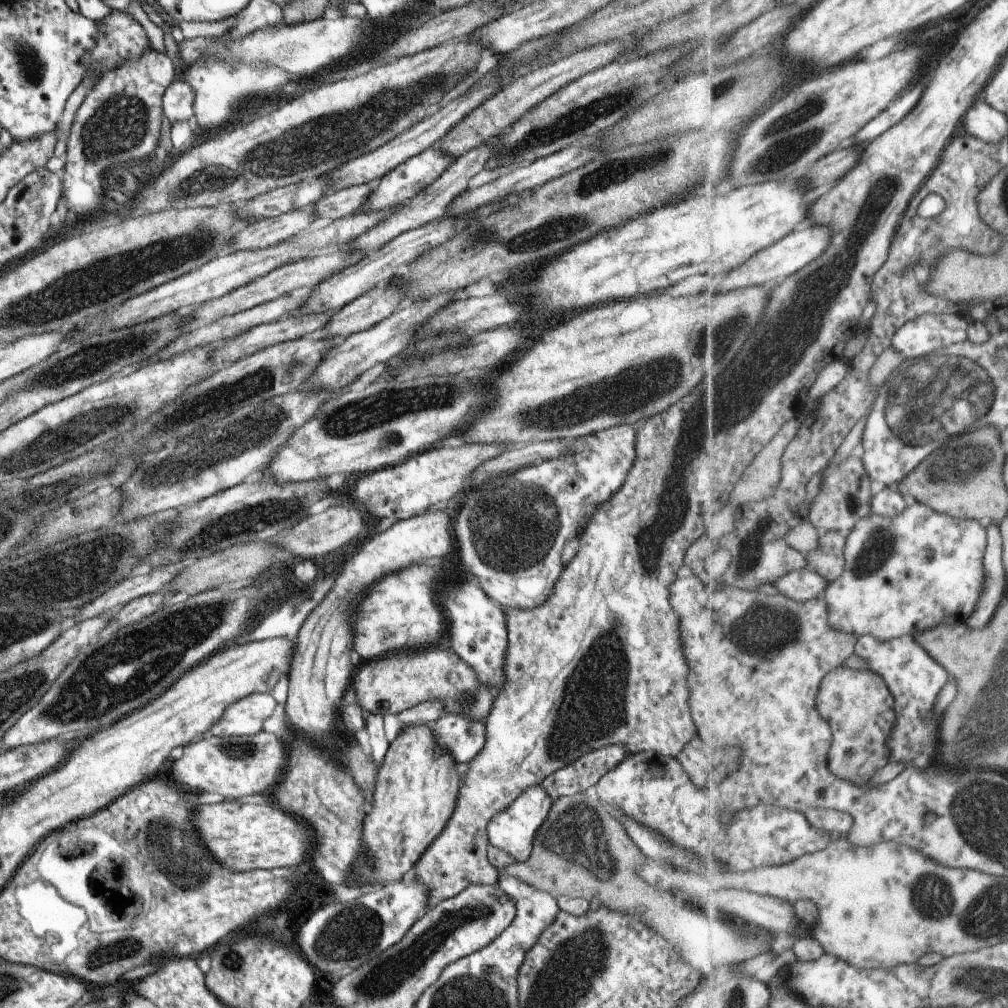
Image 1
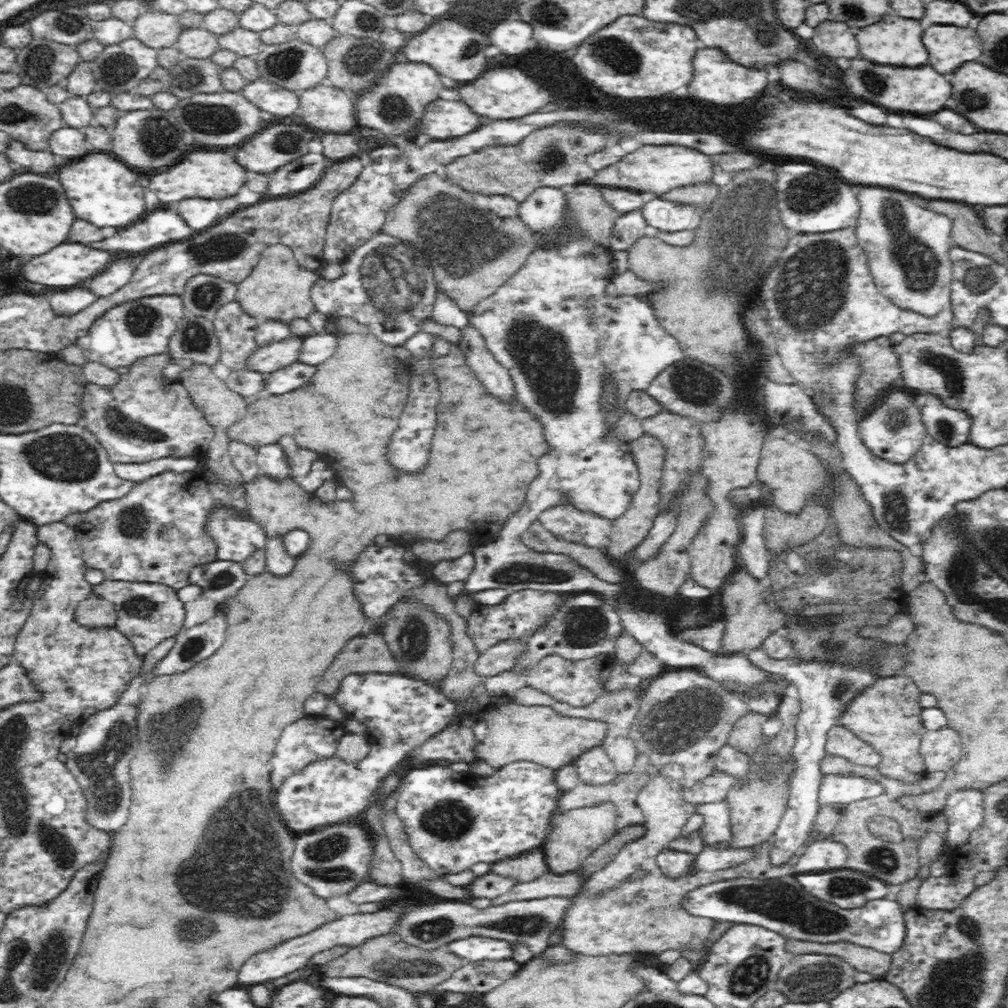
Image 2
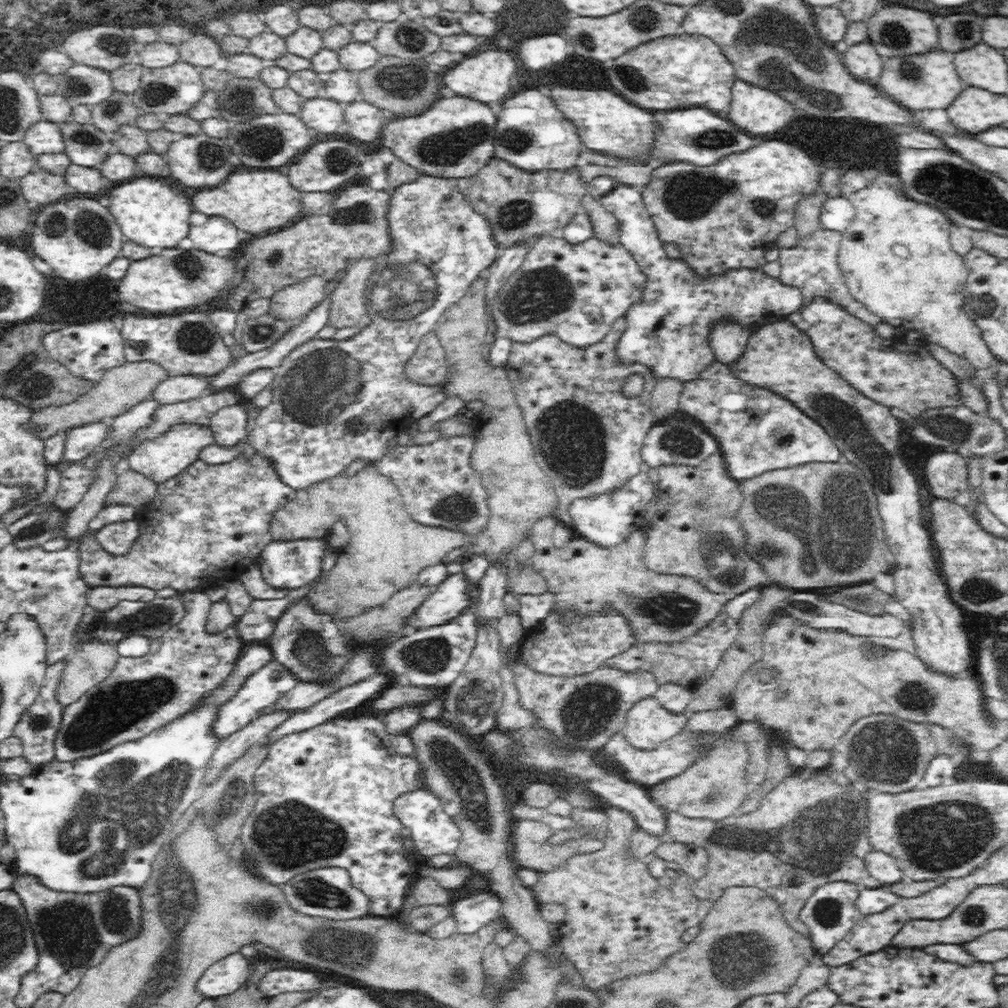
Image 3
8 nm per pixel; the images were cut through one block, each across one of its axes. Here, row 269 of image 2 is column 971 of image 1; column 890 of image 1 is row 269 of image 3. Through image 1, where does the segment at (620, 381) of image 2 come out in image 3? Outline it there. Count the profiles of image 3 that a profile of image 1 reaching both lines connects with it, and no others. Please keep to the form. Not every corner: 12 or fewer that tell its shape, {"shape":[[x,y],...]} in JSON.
{"shape":[[544,235],[492,304],[496,338],[602,340],[648,277],[620,244]]}

